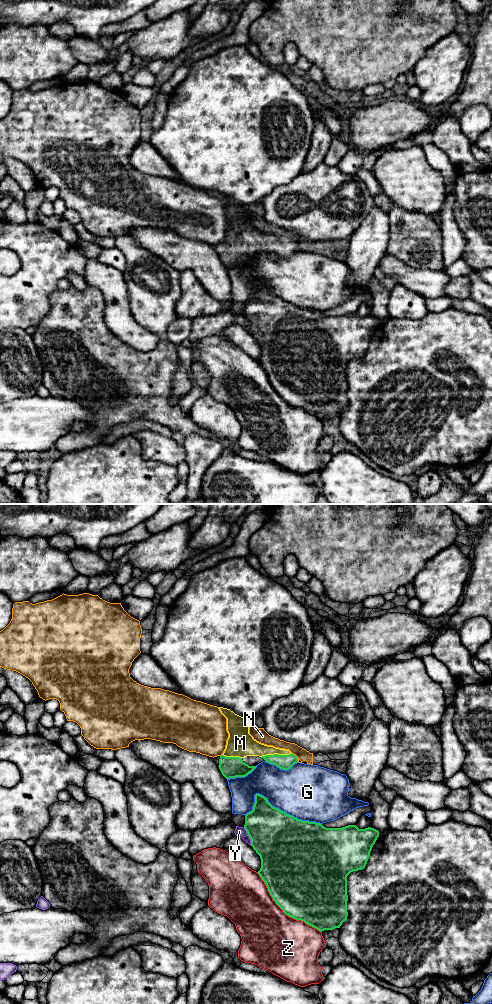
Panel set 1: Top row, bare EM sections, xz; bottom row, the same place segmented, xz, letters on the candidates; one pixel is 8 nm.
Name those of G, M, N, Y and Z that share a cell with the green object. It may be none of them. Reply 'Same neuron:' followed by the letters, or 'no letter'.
Same neuron: M

